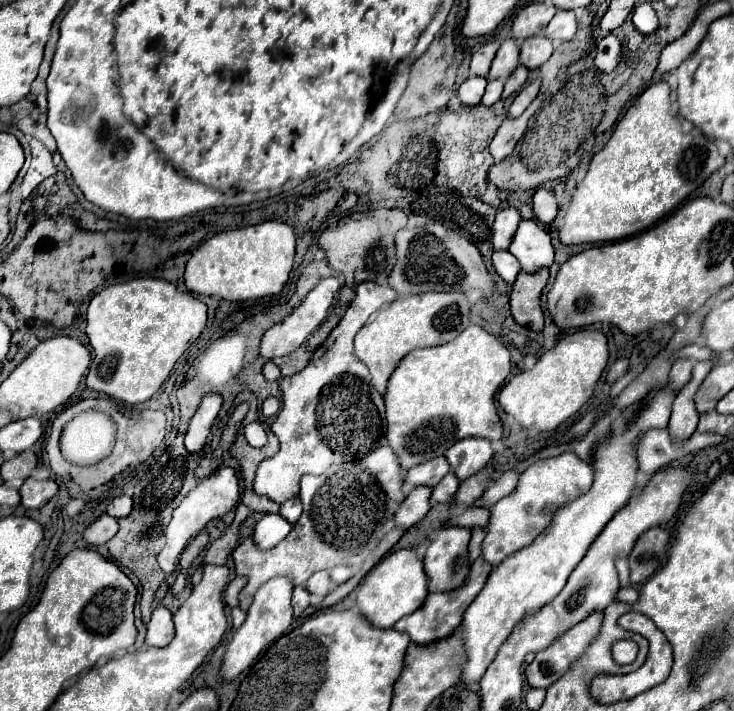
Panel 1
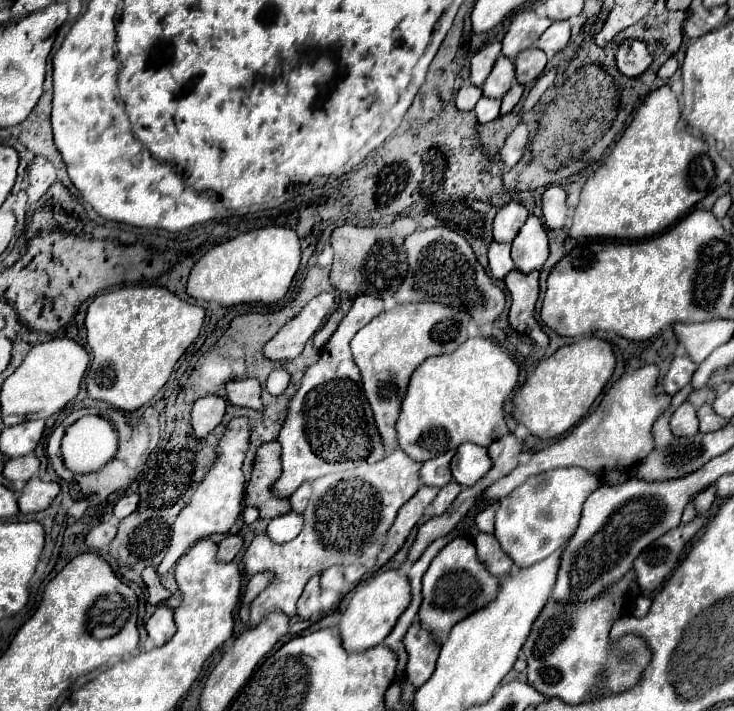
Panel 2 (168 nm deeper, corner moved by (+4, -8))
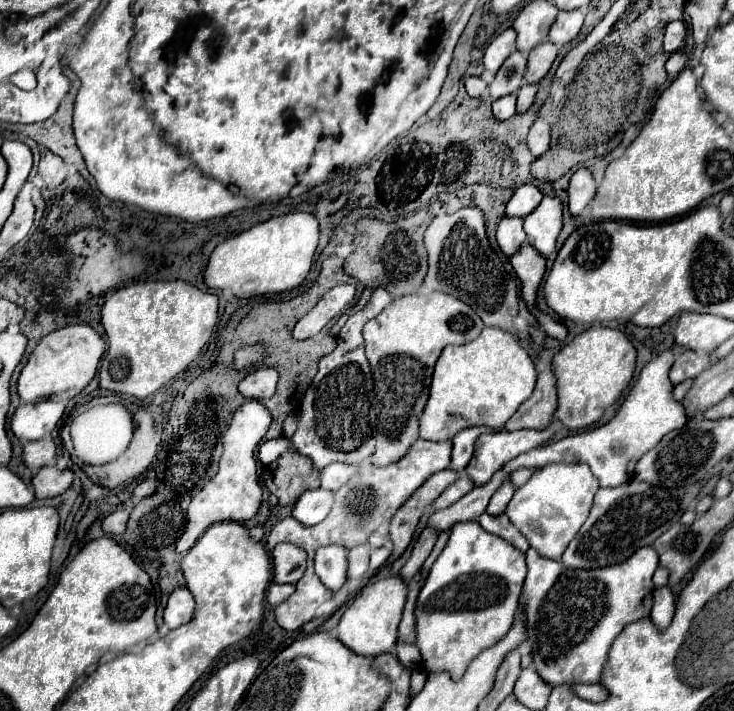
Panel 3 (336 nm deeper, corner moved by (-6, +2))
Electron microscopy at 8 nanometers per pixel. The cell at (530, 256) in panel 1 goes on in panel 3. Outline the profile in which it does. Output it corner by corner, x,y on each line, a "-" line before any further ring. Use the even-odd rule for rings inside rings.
544,197
542,203
524,219
524,231
528,235
528,243
548,257
554,247
558,233
562,229
562,203
556,197

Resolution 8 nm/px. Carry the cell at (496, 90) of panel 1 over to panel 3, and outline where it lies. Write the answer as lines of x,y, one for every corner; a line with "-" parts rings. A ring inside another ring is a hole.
516,93
512,95
506,95
506,97
500,97
496,101
492,101
492,113
496,119
504,121
508,117
512,117
516,113

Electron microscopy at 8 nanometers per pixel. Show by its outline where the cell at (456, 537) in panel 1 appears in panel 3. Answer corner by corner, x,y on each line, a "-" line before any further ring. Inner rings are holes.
476,521
456,523
450,531
450,539
444,551
434,561
426,583
418,595
416,603
416,645
422,653
422,667
426,673
448,671
452,679
460,679
466,665
486,647
492,647
498,639
506,635
510,629
520,591
526,577
526,561
524,553
514,549
502,537
484,531

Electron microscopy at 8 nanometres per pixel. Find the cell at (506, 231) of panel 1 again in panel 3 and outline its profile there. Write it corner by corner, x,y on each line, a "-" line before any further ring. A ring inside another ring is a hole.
520,185
506,205
506,215
524,219
526,215
530,215
530,211
534,211
540,205
540,201
542,201
542,193
538,191
538,187

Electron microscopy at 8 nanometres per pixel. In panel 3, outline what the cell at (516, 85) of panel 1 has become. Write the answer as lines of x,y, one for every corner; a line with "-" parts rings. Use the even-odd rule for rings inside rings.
526,83
526,85
520,87
520,91
518,91
518,101
516,101
516,111
518,111
518,113
524,113
524,111
532,105
536,91
538,91
538,85

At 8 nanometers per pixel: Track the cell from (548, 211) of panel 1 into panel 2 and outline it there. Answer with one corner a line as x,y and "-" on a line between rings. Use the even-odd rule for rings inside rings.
552,185
550,189
546,189
542,197
542,211
544,211
544,223
550,229
562,229
568,215
566,191
558,185

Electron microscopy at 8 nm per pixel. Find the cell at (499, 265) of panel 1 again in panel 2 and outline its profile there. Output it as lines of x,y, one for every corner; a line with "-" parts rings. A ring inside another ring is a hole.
492,241
488,247
488,259
490,259
490,273
494,279
504,279
508,271
514,269
512,257
510,257
510,243
498,243

